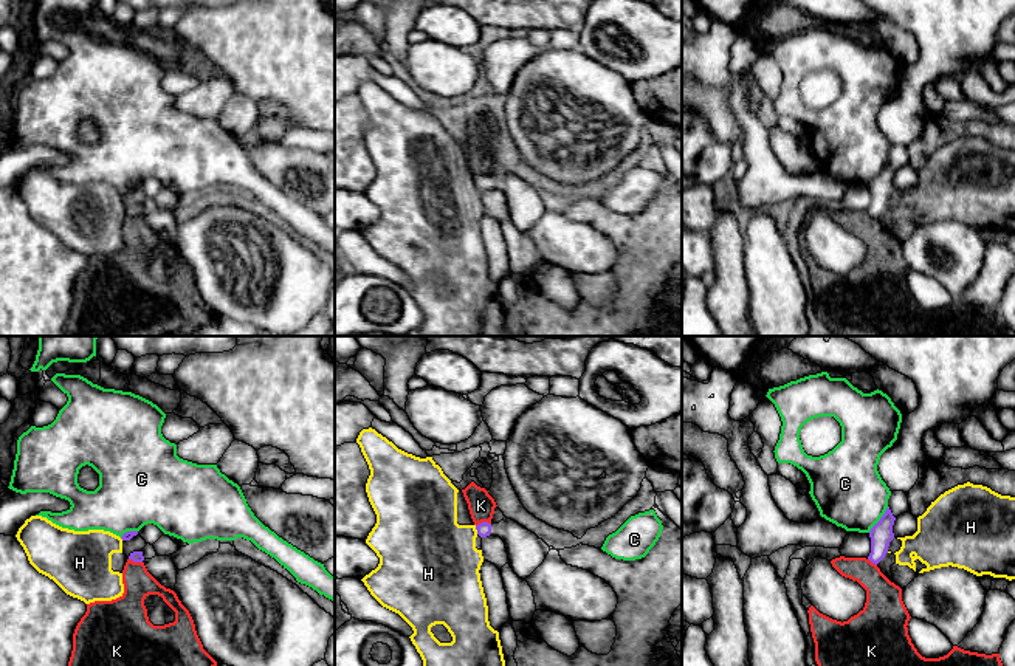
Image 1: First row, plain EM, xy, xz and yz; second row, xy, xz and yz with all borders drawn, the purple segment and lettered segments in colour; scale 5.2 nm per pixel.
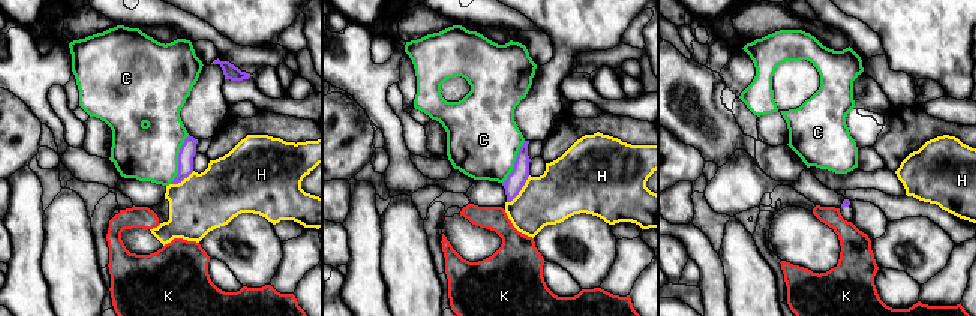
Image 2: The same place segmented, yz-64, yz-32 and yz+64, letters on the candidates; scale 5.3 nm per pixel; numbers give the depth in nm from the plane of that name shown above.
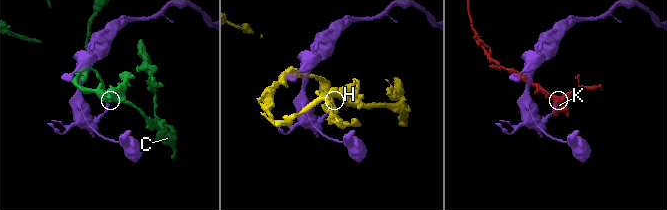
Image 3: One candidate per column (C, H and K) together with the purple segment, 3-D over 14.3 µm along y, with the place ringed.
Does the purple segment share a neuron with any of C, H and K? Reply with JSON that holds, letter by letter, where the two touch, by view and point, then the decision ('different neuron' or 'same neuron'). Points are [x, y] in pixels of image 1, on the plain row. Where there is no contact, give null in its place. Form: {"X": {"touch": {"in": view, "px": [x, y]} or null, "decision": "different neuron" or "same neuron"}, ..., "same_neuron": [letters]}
{"C": {"touch": {"in": "yz", "px": [880, 172]}, "decision": "different neuron"}, "H": {"touch": {"in": "xz", "px": [476, 181]}, "decision": "different neuron"}, "K": {"touch": {"in": "xz", "px": [482, 175]}, "decision": "different neuron"}, "same_neuron": []}

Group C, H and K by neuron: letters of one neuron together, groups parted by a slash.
C / H / K

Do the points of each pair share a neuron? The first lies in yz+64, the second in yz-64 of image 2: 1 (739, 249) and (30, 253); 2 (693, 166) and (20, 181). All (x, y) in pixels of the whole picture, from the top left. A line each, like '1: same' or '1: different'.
1: different
2: different

